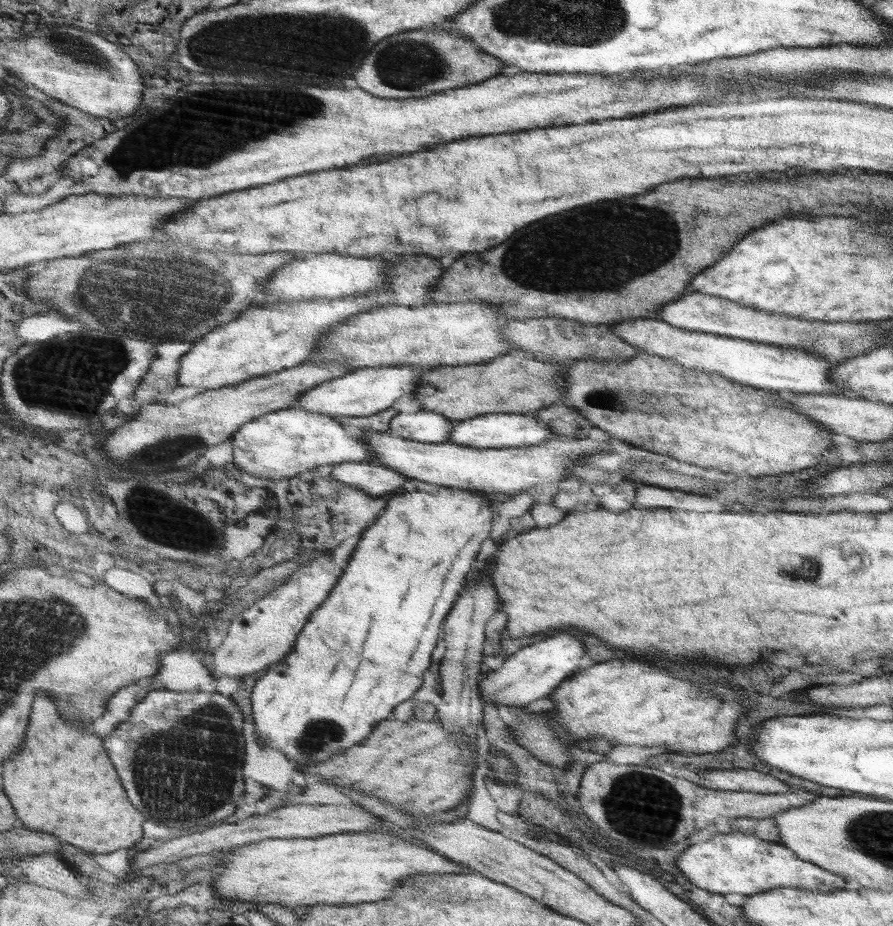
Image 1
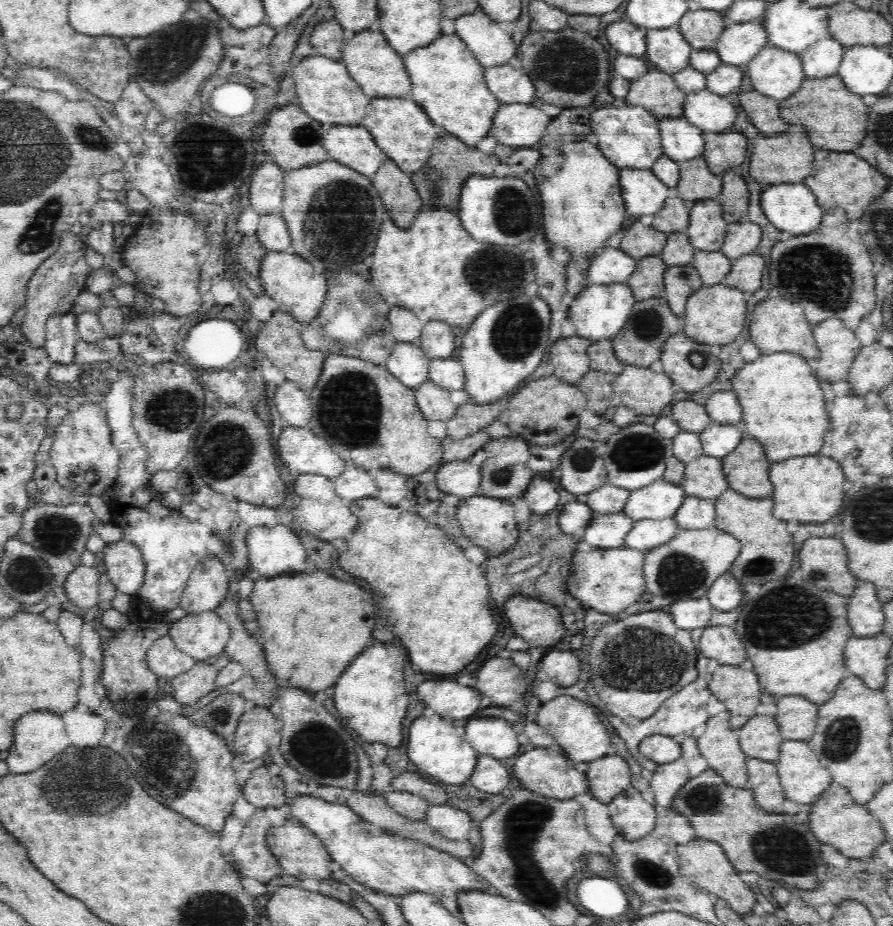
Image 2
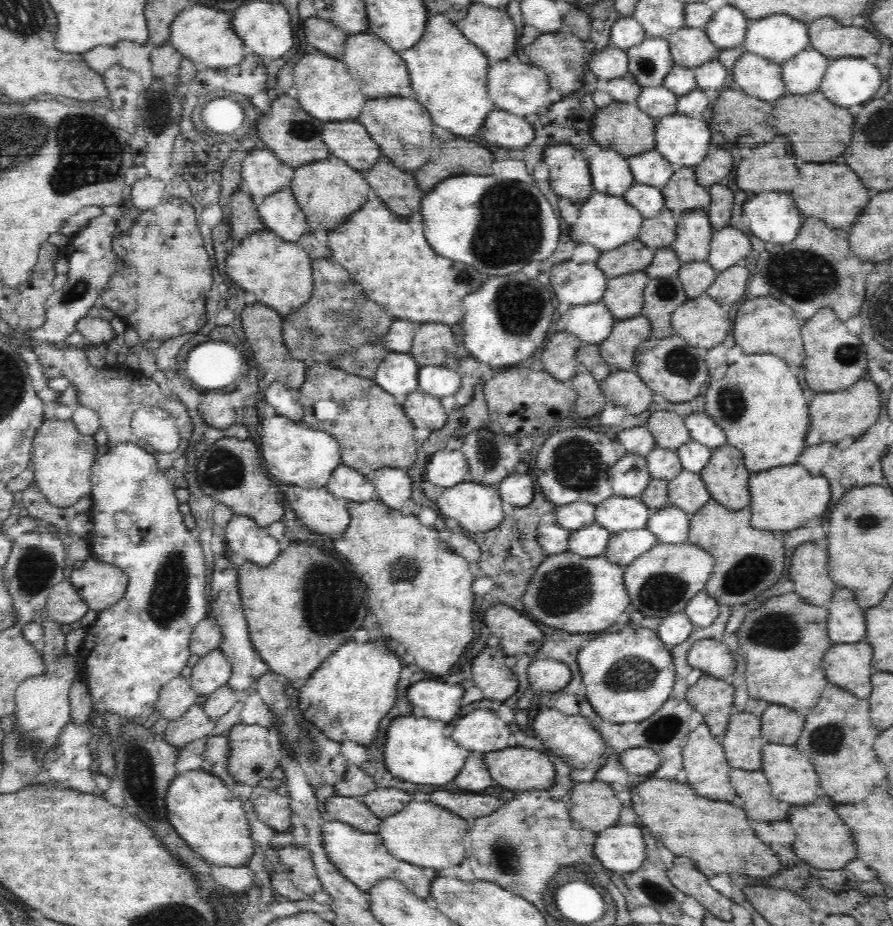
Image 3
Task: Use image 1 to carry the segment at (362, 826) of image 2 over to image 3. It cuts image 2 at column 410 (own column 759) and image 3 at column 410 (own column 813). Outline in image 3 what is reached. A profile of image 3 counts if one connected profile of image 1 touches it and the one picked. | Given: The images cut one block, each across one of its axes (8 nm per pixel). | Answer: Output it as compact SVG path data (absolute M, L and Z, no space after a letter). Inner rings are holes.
M338 819L325 822L319 830L330 862L362 891L368 892L378 882L393 879L402 882L418 897L431 900L431 887L441 874L438 869L427 868L426 865L423 868L422 865L410 864L410 861L398 860L388 851L379 833L365 833Z

